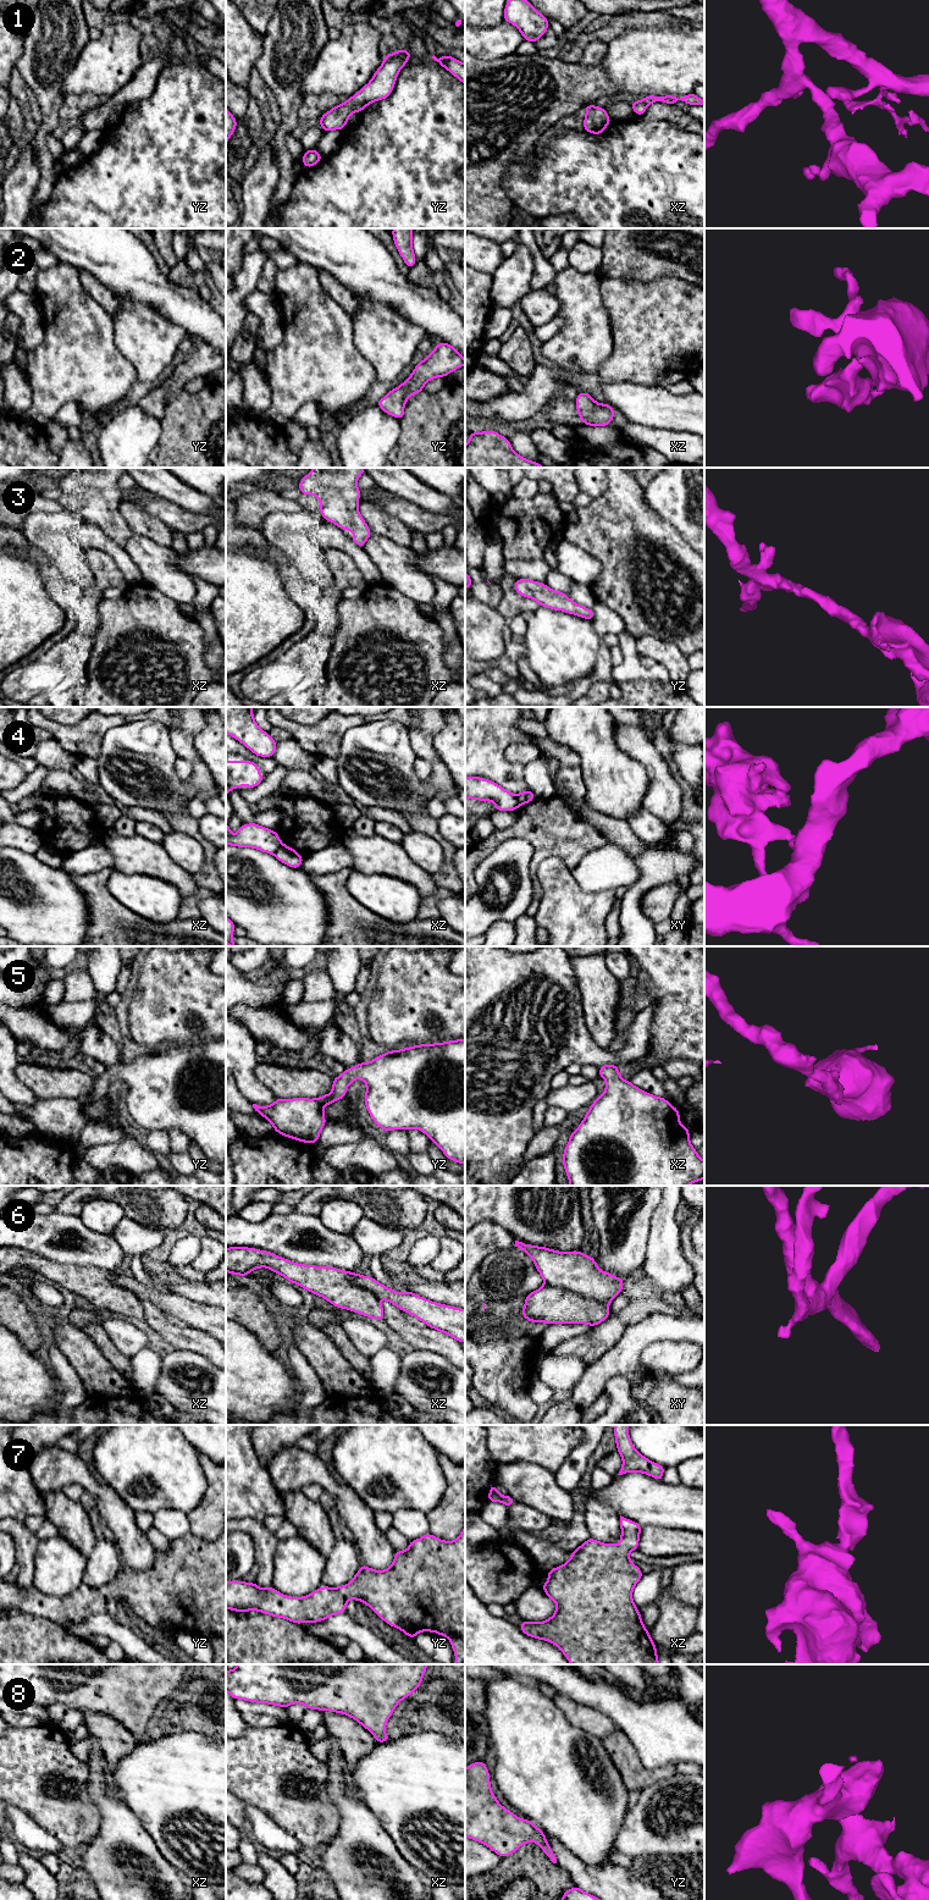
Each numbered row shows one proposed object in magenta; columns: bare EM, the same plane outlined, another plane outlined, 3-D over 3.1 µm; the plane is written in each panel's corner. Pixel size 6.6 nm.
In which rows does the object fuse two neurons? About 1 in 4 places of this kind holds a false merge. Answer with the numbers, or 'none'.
4

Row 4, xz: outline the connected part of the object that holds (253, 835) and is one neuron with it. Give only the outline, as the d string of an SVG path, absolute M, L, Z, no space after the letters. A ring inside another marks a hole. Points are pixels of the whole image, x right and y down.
M226 823L226 845L253 847L273 855L282 845L282 841L277 832L256 823L242 824L237 834L233 836Z

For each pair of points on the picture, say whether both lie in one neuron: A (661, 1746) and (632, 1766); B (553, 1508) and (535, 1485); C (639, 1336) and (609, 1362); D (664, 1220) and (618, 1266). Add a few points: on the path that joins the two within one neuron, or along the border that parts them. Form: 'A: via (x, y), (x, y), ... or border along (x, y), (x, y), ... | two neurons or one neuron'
A: border along (625, 1735), (640, 1761), (648, 1769), (669, 1765) | two neurons
B: via (552, 1502), (541, 1491) | one neuron
C: via (631, 1343), (617, 1358) | one neuron
D: border along (654, 1209), (651, 1216), (646, 1259), (641, 1265) | two neurons

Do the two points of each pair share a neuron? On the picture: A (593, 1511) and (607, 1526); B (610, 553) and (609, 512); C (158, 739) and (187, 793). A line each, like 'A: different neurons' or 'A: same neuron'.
A: same neuron
B: same neuron
C: same neuron

